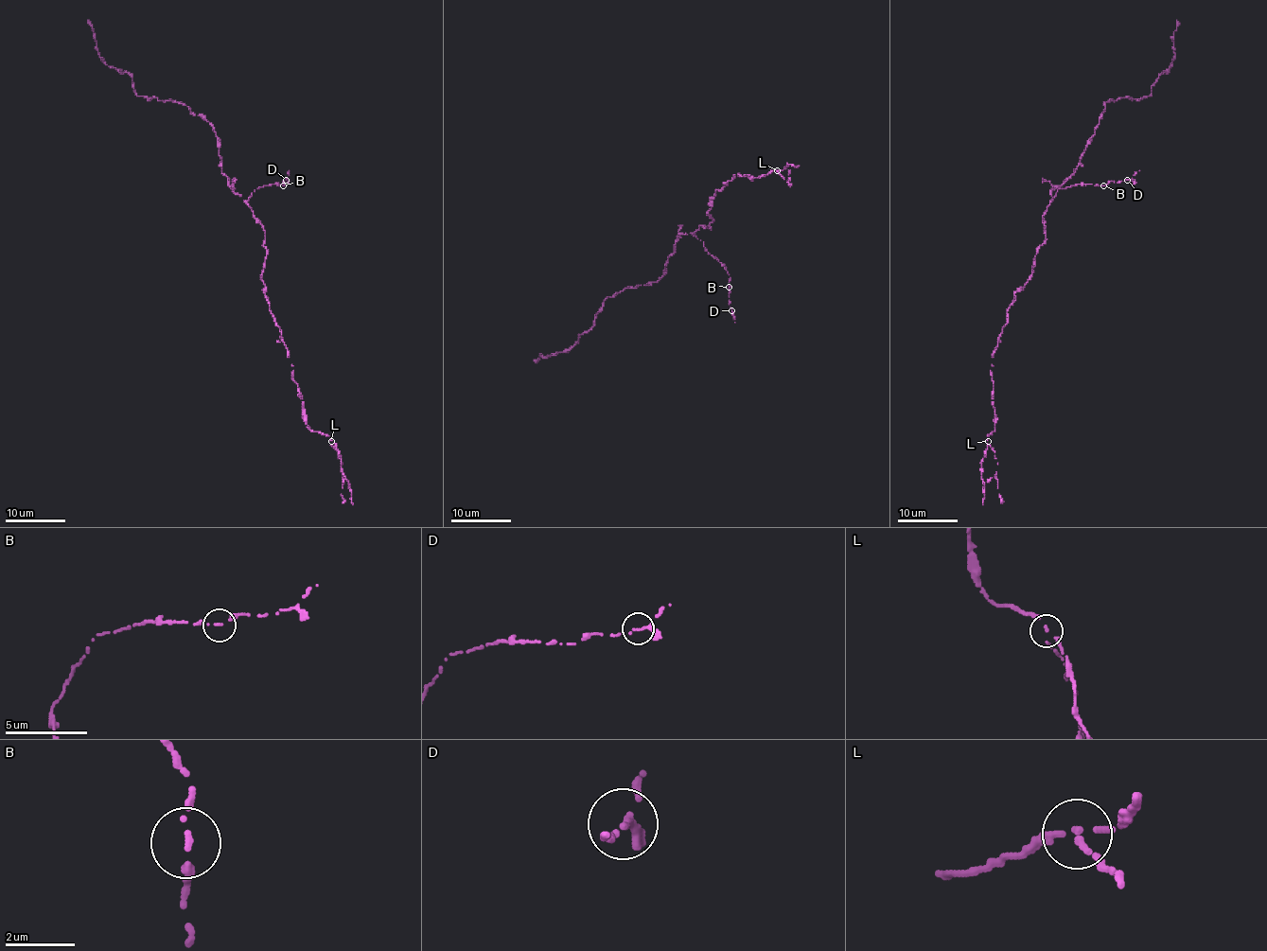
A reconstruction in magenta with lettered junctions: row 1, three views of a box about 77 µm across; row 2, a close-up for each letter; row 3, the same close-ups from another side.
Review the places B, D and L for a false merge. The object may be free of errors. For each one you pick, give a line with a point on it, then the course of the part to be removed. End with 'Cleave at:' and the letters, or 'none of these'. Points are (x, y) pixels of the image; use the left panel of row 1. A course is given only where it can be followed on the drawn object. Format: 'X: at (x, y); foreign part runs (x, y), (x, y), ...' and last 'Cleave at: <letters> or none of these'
L: at (331, 441); foreign part runs (330, 440), (343, 465), (343, 503)
Cleave at: L

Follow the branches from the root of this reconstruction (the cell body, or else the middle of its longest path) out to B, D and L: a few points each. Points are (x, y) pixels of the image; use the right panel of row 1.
B: (1044, 226), (1043, 215), (1059, 188), (1078, 184), (1103, 185)
D: (1044, 226), (1043, 215), (1059, 188), (1078, 184), (1105, 185), (1111, 181), (1127, 180)
L: (1044, 226), (1046, 240), (1035, 255), (1032, 276), (1014, 294), (992, 357), (994, 430), (987, 440)

